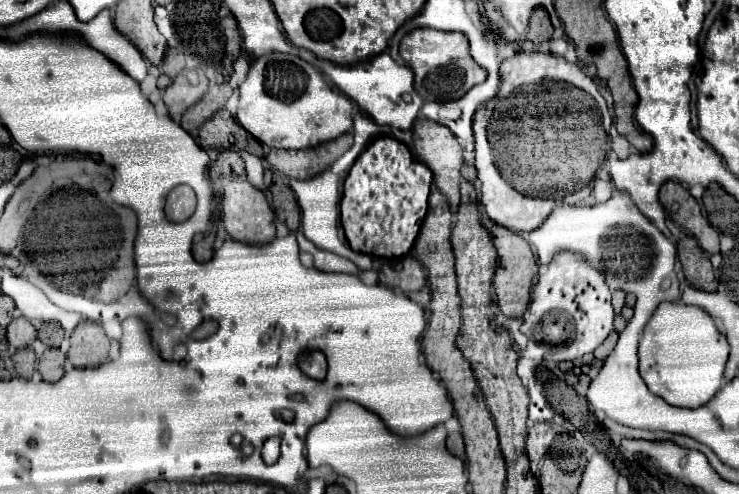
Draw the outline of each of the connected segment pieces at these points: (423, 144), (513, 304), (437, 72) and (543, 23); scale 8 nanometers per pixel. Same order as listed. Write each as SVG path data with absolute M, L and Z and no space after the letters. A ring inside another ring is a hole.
M418 118L414 122L412 134L414 134L414 150L412 150L414 158L422 160L432 170L434 188L438 188L448 198L450 212L456 214L458 204L460 204L460 170L462 170L462 164L464 164L462 146L458 144L456 136L446 126L438 124L438 122L432 122L432 120L426 120L426 118Z
M488 216L482 218L482 224L490 232L490 236L494 240L494 246L498 250L498 270L496 270L496 276L494 276L498 306L506 316L520 318L530 306L530 292L532 292L532 286L534 286L534 278L538 276L538 260L536 260L534 252L530 250L528 242L520 234L492 222Z
M416 28L400 42L400 56L414 70L414 88L424 100L448 102L464 96L472 86L484 82L488 72L470 56L468 38L462 32L440 32Z
M538 8L532 18L530 18L530 34L528 38L534 44L540 44L544 40L548 40L552 36L552 24L550 24L550 16L544 8Z

